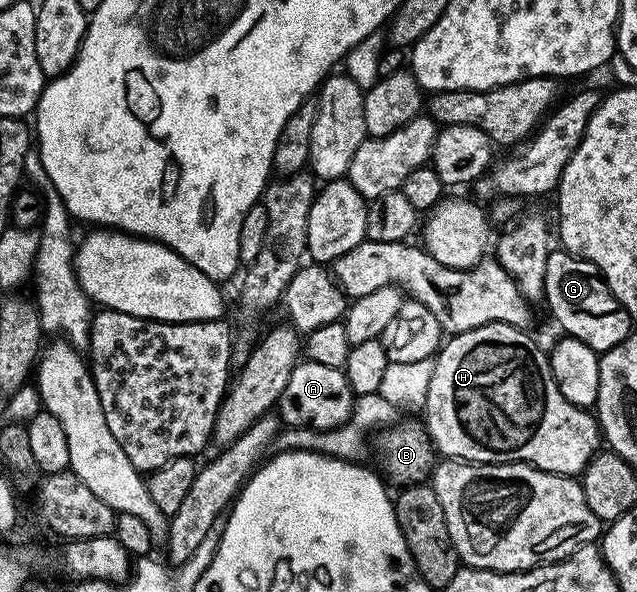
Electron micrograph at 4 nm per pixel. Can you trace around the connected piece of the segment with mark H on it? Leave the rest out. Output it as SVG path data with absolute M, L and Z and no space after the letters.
M488 324L487 326L479 326L475 330L450 335L442 343L433 360L433 373L423 407L423 414L425 414L425 416L423 415L423 423L429 430L429 438L433 442L434 449L442 457L467 460L471 464L531 464L544 472L554 472L557 476L576 477L585 471L585 468L589 465L589 459L597 455L602 447L603 437L596 415L588 408L580 408L571 402L567 402L567 398L563 398L563 394L559 394L559 386L549 369L549 357L546 349L544 347L541 349L528 336L529 334L528 331L510 324Z

